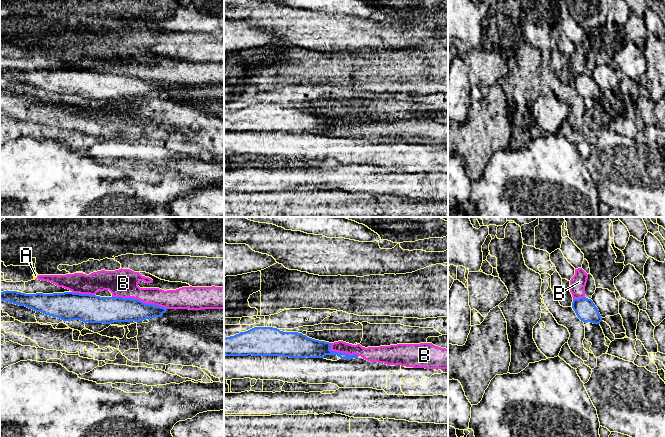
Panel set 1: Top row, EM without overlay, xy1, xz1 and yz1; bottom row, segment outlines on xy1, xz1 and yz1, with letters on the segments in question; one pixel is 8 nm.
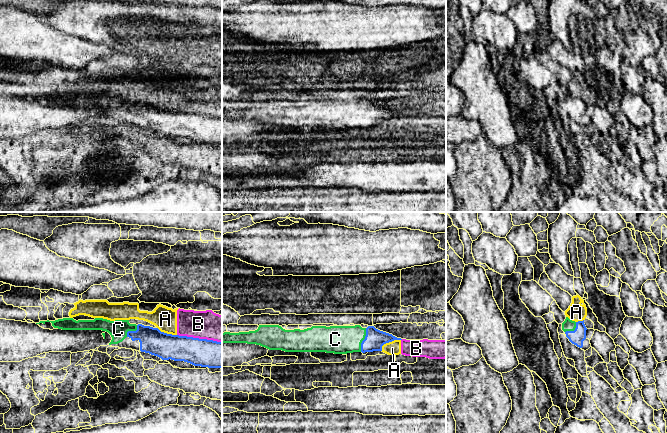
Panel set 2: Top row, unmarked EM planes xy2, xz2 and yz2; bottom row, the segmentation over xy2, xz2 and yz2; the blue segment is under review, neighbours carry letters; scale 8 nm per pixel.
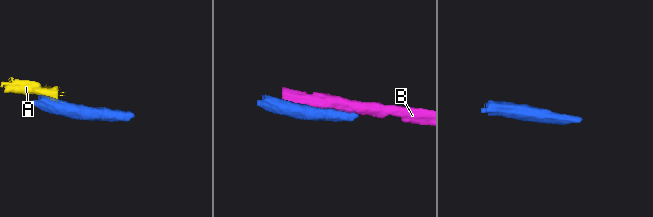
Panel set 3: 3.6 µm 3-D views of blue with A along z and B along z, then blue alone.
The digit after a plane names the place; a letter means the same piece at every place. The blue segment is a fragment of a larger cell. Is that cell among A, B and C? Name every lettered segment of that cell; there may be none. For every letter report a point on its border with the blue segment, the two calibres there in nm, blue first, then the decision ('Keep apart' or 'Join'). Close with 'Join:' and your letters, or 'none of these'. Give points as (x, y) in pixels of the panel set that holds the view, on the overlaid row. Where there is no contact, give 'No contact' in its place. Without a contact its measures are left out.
A: Touches blue at xz2 (389, 341). Thickness 160 nm (blue) against 110 nm. Keep apart
B: Touches blue at xy1 (139, 300). Thickness 200 nm (blue) against 220 nm. Keep apart
C: Touches blue at xz2 (363, 340). Thickness 160 nm (blue) against 220 nm. Join
Join: C

